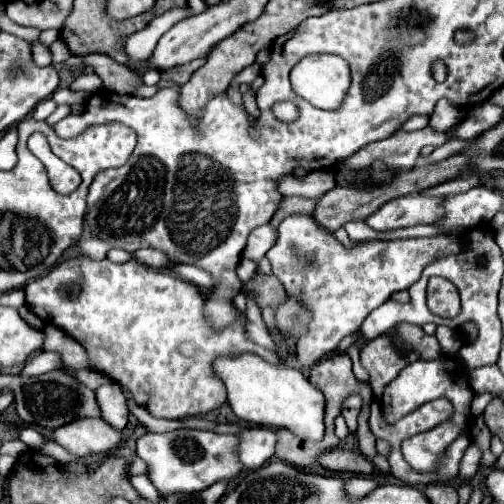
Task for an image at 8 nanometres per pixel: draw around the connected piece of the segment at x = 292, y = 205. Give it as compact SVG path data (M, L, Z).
M293 196L293 198L285 198L283 200L283 204L281 204L281 208L275 212L275 216L271 218L271 226L273 228L277 228L277 224L289 214L311 214L313 212L313 206L315 206L315 202L313 200L309 200L309 198L301 198L301 196Z

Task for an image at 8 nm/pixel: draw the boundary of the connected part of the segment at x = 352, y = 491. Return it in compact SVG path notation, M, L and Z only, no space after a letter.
M353 476L345 482L345 492L351 498L363 498L365 494L369 494L371 490L377 488L377 482L371 478L361 478L361 476Z

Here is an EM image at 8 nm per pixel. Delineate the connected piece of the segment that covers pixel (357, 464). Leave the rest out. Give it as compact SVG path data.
M335 448L331 452L325 452L319 458L319 462L327 470L335 470L335 472L353 472L353 474L367 474L367 476L373 474L373 462L367 460L363 454L351 450Z

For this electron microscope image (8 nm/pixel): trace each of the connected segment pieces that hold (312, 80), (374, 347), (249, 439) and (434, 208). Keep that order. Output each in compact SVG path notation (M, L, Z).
M309 54L291 70L295 94L323 110L337 108L349 84L349 64L333 54Z
M379 336L375 340L369 340L361 348L361 364L371 376L371 388L375 394L375 400L383 394L383 388L387 382L391 382L401 368L405 368L405 358L401 352L393 346L389 336Z
M249 426L243 432L235 434L239 438L237 456L245 470L261 468L273 454L277 444L277 434L273 428Z
M409 194L383 204L375 214L367 218L373 230L395 230L415 224L433 224L441 212L441 198L427 198Z

